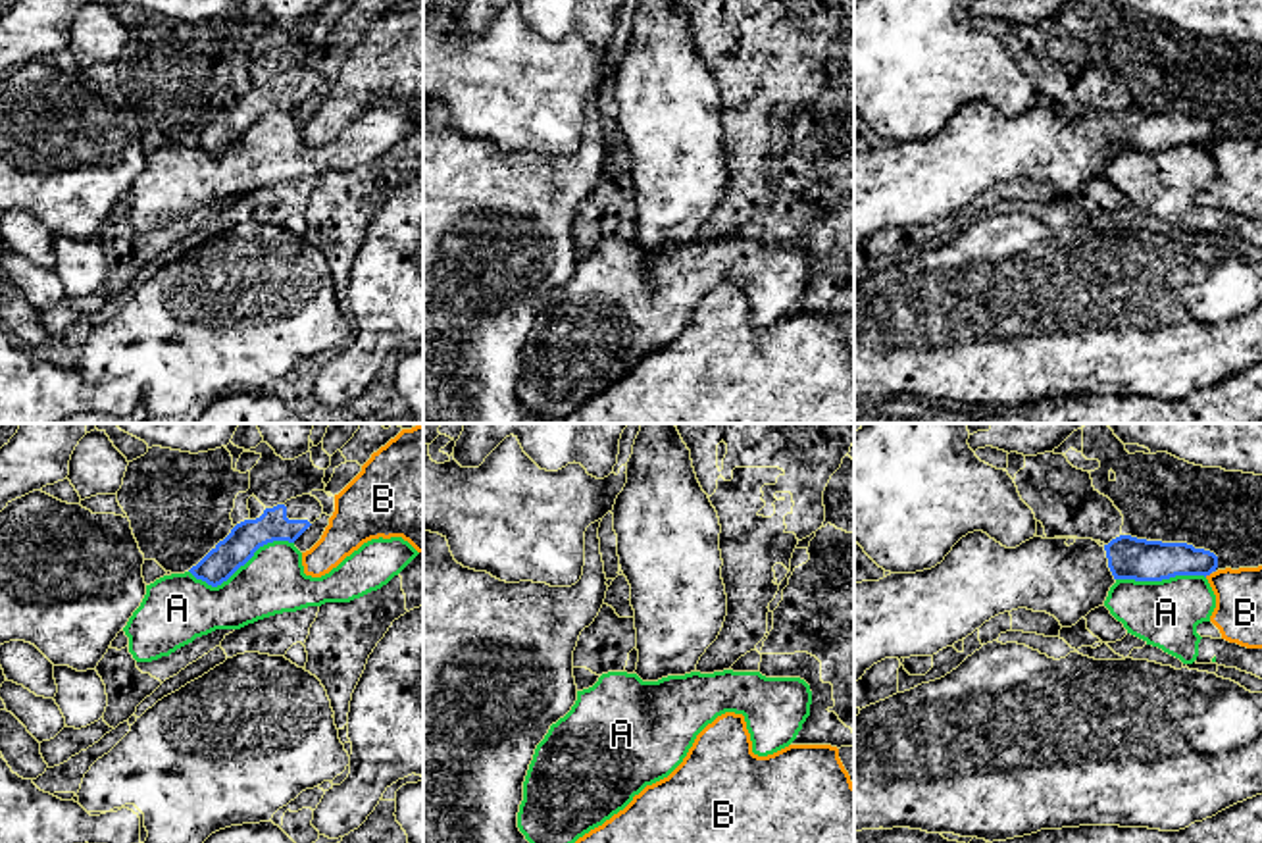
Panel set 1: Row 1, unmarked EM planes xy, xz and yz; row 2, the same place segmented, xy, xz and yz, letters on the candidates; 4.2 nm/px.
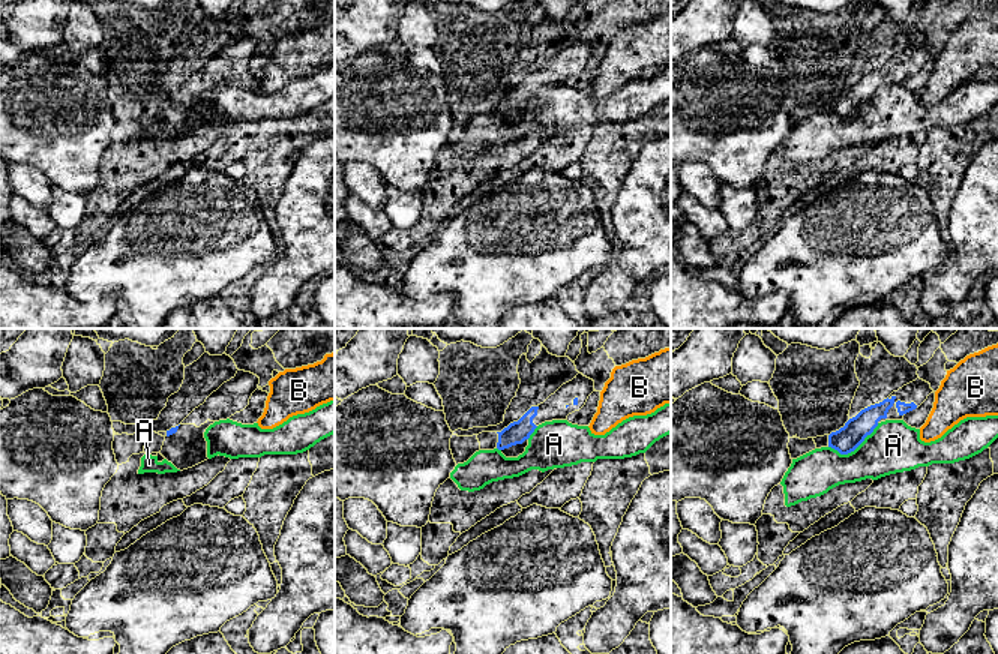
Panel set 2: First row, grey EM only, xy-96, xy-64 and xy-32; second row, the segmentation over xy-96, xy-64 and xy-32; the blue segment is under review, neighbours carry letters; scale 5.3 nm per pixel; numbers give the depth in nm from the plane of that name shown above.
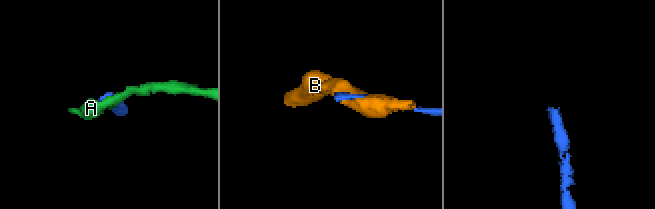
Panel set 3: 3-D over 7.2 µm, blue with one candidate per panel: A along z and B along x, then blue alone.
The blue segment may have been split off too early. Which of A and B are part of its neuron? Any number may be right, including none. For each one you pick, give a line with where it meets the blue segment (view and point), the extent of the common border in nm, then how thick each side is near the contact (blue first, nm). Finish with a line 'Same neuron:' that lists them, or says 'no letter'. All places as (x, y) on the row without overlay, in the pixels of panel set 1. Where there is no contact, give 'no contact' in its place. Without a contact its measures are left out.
Same neuron: no letter

